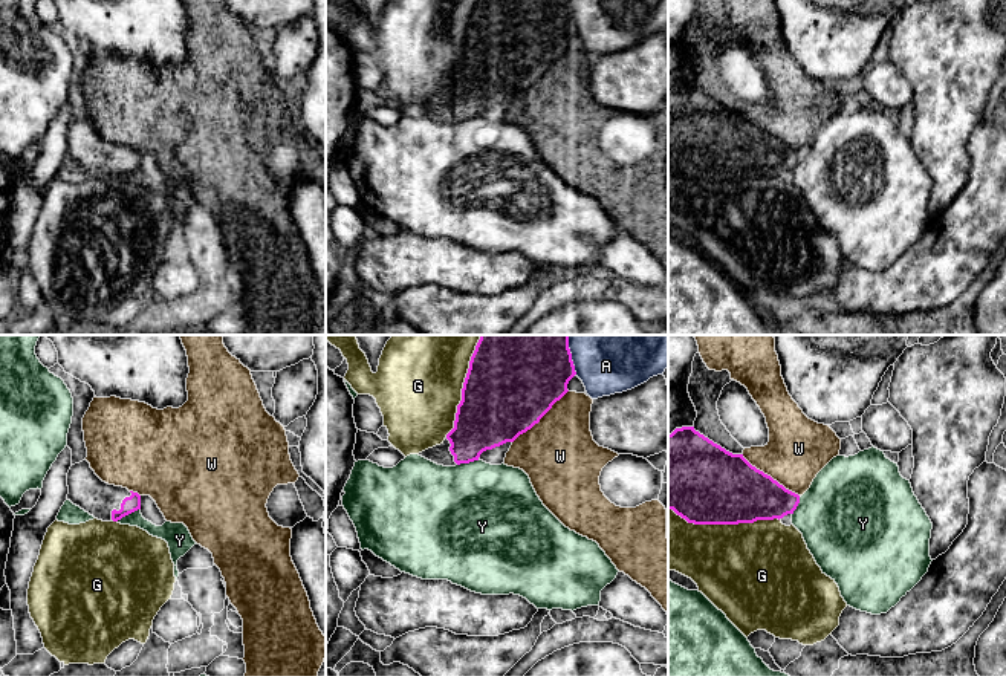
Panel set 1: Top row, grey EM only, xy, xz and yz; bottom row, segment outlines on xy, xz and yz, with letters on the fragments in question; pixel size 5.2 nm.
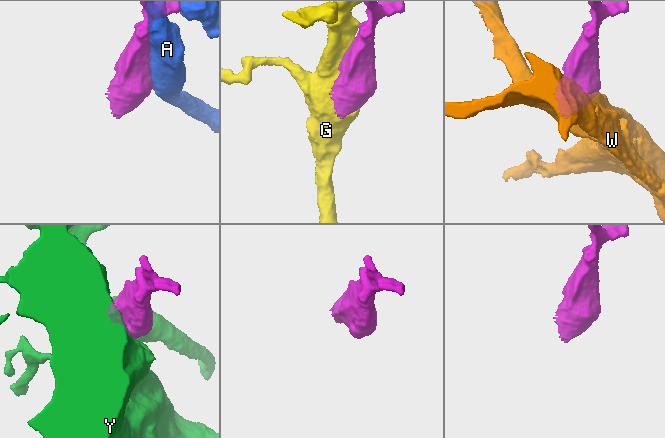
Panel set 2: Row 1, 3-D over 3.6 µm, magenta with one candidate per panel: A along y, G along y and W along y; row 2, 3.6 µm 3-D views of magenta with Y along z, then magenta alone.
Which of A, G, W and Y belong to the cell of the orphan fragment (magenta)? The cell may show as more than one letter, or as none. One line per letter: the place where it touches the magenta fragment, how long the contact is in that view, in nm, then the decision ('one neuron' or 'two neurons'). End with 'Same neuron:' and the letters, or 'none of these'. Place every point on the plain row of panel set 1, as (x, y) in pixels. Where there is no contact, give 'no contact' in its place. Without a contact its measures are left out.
A: meets magenta in xz at (571, 16); contact 180 nm long; two neurons
G: meets magenta in yz at (723, 181); contact 600 nm long; two neurons
W: meets magenta in xz at (540, 75); contact 400 nm long; two neurons
Y: meets magenta in xy at (127, 172); contact 140 nm long; two neurons
Same neuron: none of these

